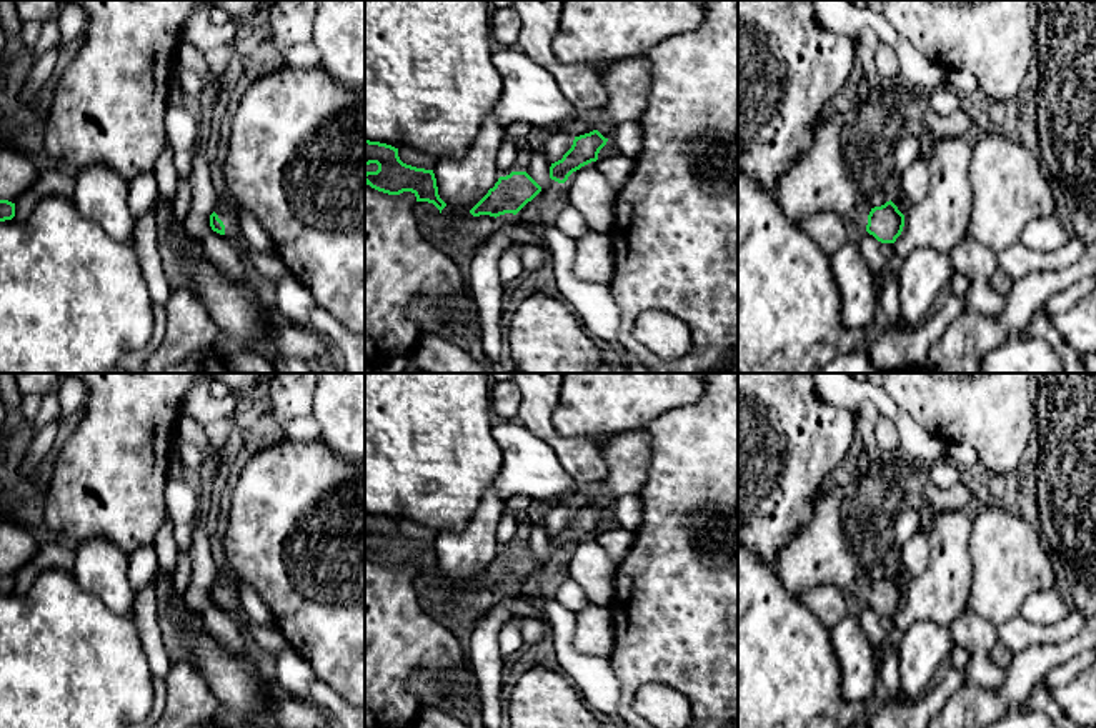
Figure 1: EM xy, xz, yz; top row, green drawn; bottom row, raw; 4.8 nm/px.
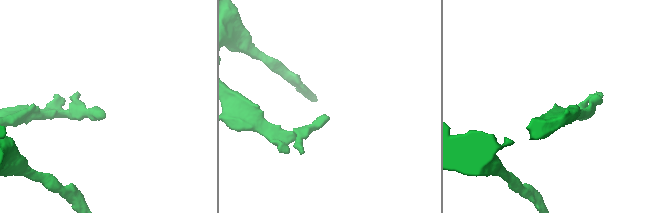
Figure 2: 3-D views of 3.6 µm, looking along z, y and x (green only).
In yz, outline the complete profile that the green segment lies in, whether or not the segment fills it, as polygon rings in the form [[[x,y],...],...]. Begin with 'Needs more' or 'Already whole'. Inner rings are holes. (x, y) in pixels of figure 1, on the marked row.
Needs more. [[[854,113],[818,118],[810,150],[781,178],[778,205],[791,223],[823,210],[834,212],[844,223],[854,222],[881,243],[894,243],[904,227],[904,215],[889,200],[871,207],[851,177],[841,150],[839,133],[853,123]]]

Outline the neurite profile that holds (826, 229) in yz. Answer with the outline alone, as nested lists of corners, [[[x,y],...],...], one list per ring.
[[[829,210],[816,212],[796,225],[826,257],[836,253],[848,242],[846,223]]]

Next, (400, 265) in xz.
[[[365,182],[365,370],[373,371],[396,357],[405,357],[416,345],[420,330],[406,317],[408,307],[420,297],[450,298],[458,293],[466,280],[461,277],[460,262],[453,255],[433,247],[420,232],[413,217],[416,197],[411,192],[388,195]]]

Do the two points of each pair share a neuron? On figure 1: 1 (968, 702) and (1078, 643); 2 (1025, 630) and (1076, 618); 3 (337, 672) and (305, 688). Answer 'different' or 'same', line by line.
1: same
2: same
3: different

